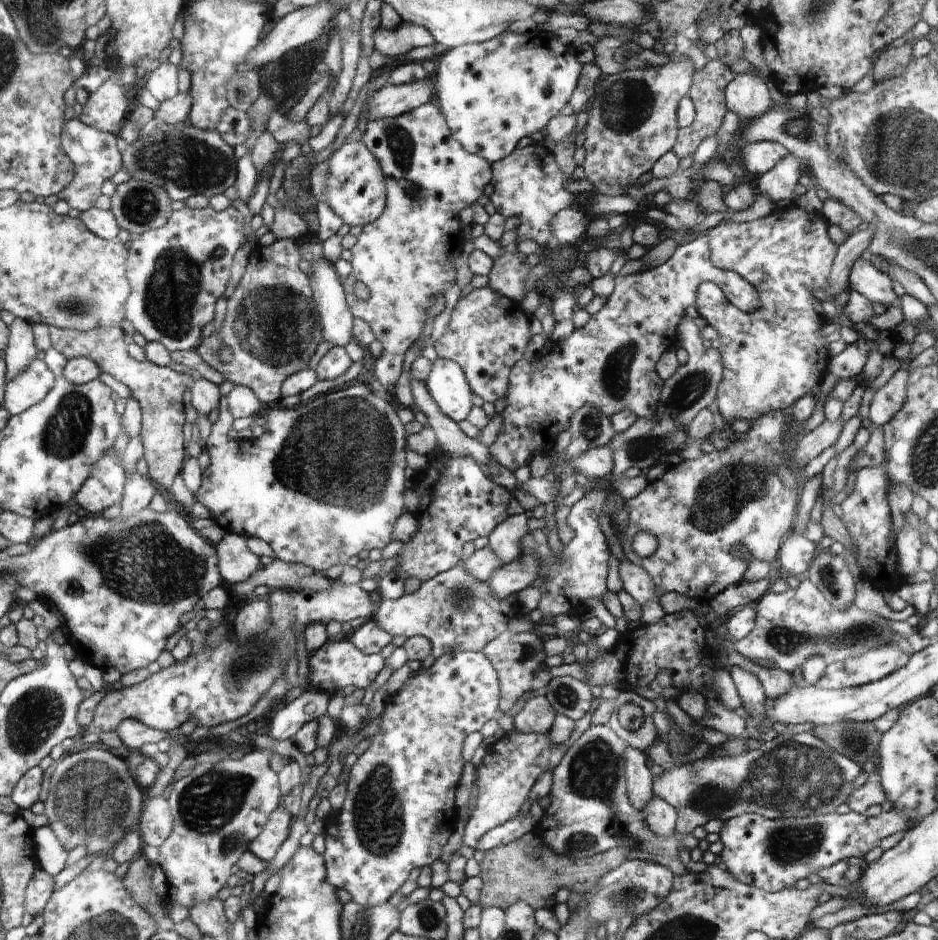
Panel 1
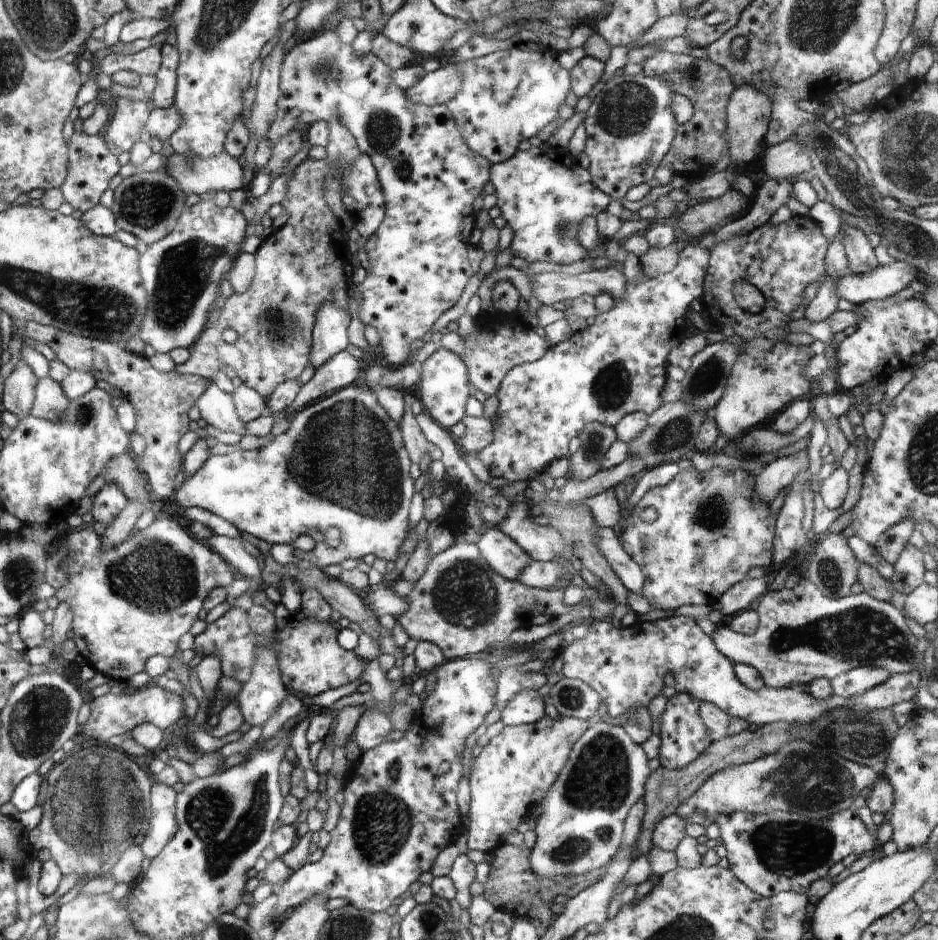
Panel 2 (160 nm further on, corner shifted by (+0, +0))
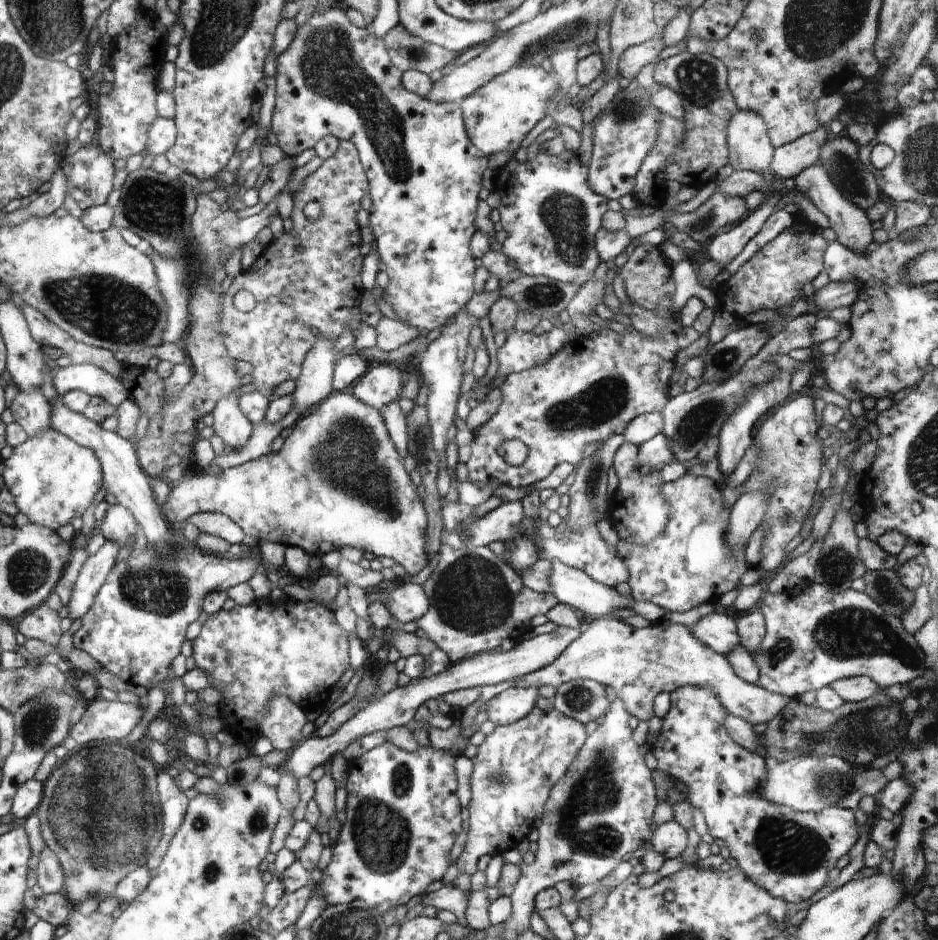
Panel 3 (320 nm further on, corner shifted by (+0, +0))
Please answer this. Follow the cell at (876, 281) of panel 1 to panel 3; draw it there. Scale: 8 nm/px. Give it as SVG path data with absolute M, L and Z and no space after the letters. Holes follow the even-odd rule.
M809 166L804 172L800 172L800 174L793 179L798 190L828 218L830 228L834 230L837 241L842 244L842 246L847 246L855 251L863 251L872 244L874 240L872 236L872 222L868 219L867 212L864 212L862 208L850 202L848 198L844 198L842 192L838 192L838 190L832 186L832 180L828 180L828 175L824 167Z

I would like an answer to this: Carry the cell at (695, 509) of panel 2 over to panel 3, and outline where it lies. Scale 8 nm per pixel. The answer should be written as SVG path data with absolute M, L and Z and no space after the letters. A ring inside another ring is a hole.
M689 473L674 482L663 483L659 486L662 496L668 500L670 516L666 528L654 536L648 544L635 544L630 540L619 540L616 552L624 560L630 578L628 586L632 589L634 601L647 601L660 606L666 612L683 612L712 600L720 599L723 594L736 590L740 586L743 574L750 567L745 560L744 548L730 548L728 528L730 526L730 506L725 502L722 490L712 479L706 476L696 477Z

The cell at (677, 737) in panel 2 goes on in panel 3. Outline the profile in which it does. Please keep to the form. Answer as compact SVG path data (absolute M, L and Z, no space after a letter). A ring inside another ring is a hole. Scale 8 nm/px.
M690 686L670 693L670 711L662 718L660 734L651 746L651 752L658 761L657 770L688 786L686 799L702 810L710 835L724 842L730 857L736 860L739 868L754 884L764 888L770 896L787 902L798 903L811 898L829 881L829 872L859 839L861 827L856 822L855 812L839 807L827 807L818 813L798 812L762 800L760 794L768 765L757 753L741 748L728 736L724 720L729 713L714 694L716 692L710 688Z

